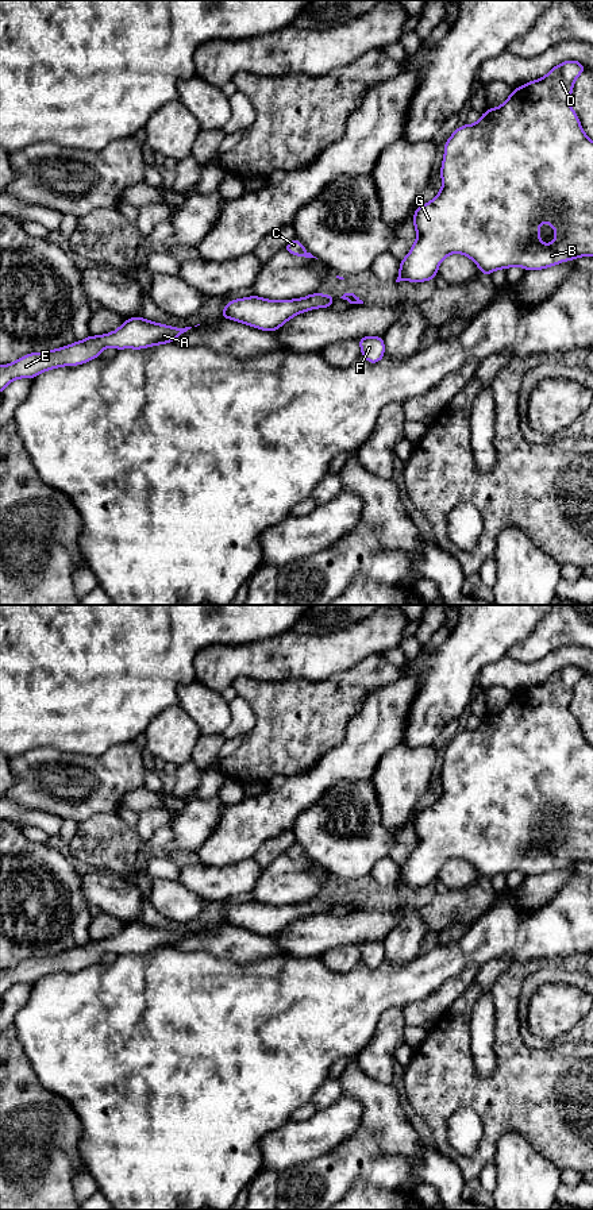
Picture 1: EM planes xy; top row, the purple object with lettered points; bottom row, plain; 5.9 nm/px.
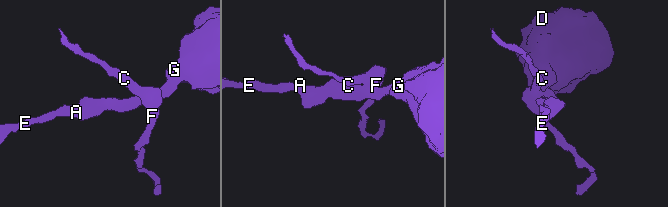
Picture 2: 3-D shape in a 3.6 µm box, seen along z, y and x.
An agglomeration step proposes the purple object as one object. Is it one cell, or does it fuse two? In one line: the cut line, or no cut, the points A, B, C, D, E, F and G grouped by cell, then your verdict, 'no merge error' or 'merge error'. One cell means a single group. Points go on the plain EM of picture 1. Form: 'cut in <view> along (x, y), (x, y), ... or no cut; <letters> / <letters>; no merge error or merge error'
cut in xy along (358, 904), (349, 906); A B D E G / C F; merge error

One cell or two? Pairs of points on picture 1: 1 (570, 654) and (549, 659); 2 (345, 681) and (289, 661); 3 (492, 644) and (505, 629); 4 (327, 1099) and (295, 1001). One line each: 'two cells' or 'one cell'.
1: one cell
2: two cells
3: one cell
4: two cells

